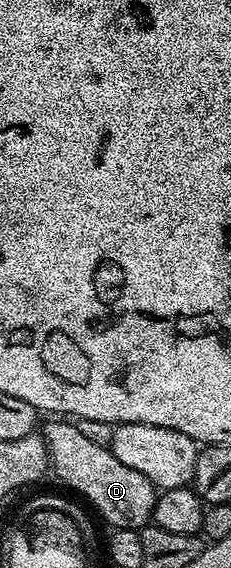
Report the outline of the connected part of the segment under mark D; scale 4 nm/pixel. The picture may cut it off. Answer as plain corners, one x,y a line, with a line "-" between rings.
63,418
52,420
55,421
47,429
42,429
41,435
47,444
50,467
59,475
60,482
80,492
111,523
112,529
142,529
152,519
155,510
155,485
145,478
145,474
137,474
137,470
117,462
110,447
89,442
89,438
79,432
78,423

